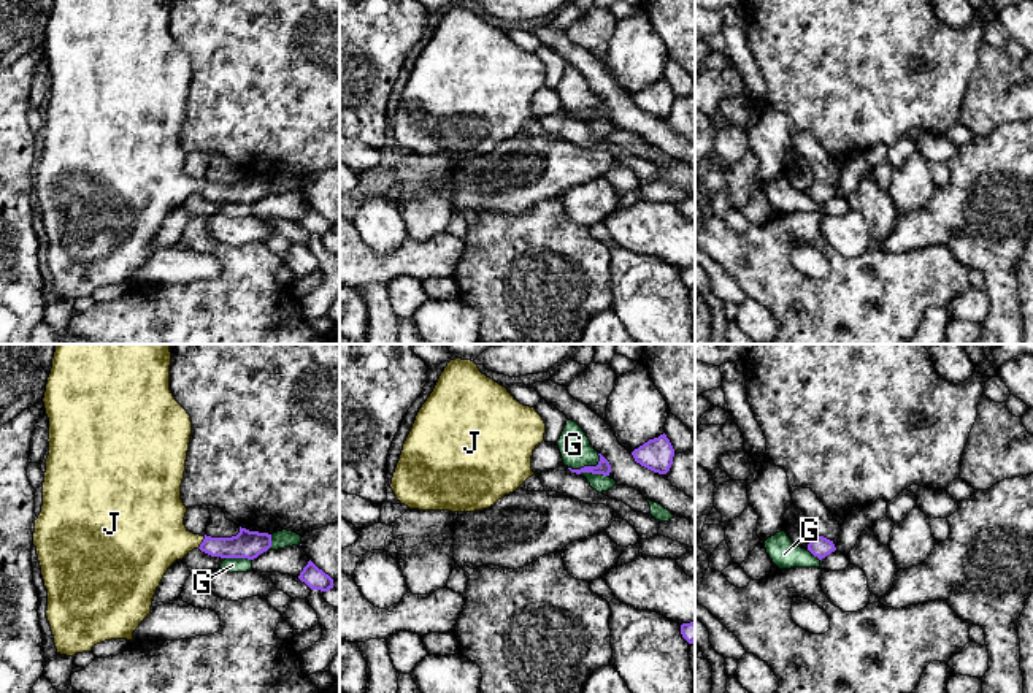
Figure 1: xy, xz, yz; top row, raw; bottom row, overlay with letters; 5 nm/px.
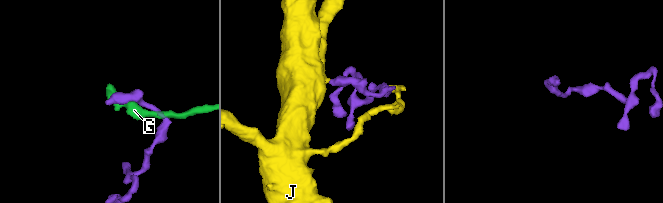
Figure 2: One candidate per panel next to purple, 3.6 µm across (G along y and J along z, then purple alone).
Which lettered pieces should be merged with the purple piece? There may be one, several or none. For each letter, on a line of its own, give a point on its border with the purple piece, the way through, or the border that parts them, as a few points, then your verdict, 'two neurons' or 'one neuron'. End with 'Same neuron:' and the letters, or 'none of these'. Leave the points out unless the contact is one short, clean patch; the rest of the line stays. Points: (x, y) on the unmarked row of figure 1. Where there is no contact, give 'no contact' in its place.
G: meets purple in xz at (589, 116); border along xz (568, 111), (608, 121); two neurons
J: meets purple in xy at (202, 187); runs through xy (248, 189), (210, 191), (202, 187), (170, 186), (154, 181); one neuron
Same neuron: J

